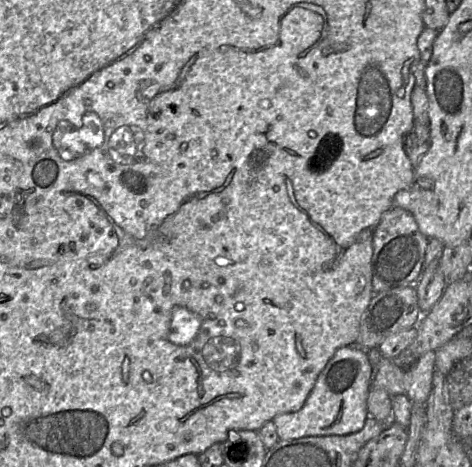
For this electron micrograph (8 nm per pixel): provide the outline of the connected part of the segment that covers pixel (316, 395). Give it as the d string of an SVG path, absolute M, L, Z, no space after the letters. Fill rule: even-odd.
M356 346L339 348L319 374L303 407L294 413L279 414L272 420L279 440L348 435L360 431L368 418L367 398L372 379L367 351Z

